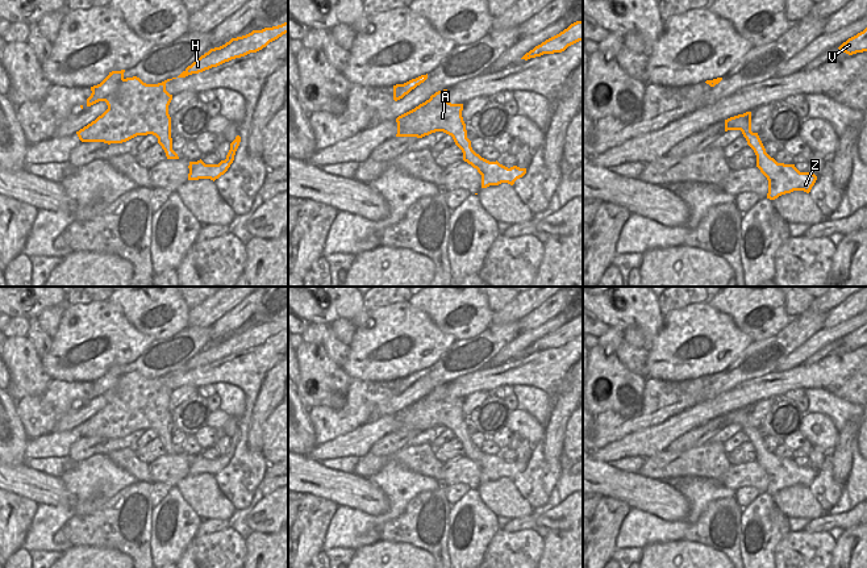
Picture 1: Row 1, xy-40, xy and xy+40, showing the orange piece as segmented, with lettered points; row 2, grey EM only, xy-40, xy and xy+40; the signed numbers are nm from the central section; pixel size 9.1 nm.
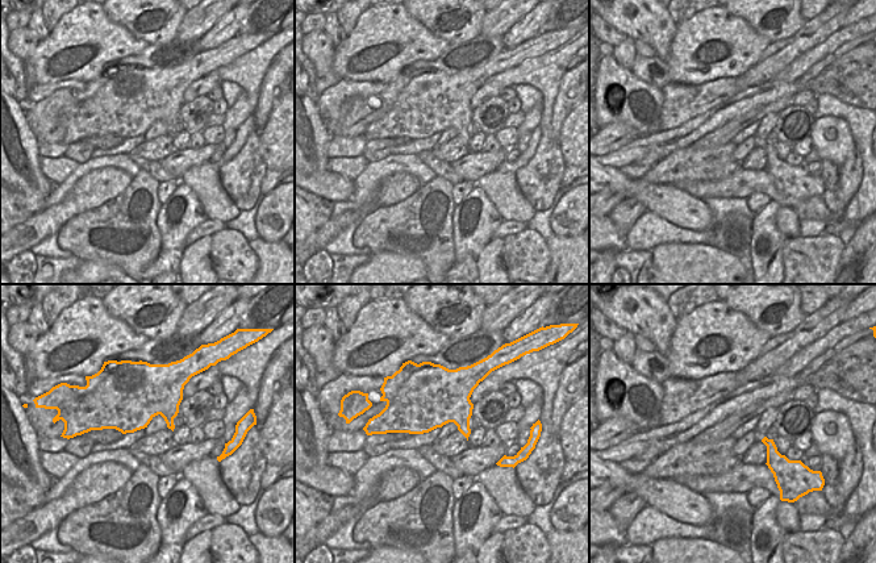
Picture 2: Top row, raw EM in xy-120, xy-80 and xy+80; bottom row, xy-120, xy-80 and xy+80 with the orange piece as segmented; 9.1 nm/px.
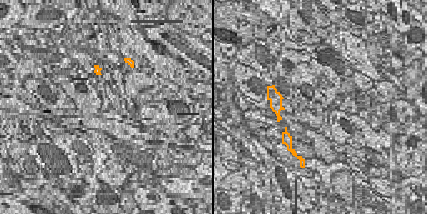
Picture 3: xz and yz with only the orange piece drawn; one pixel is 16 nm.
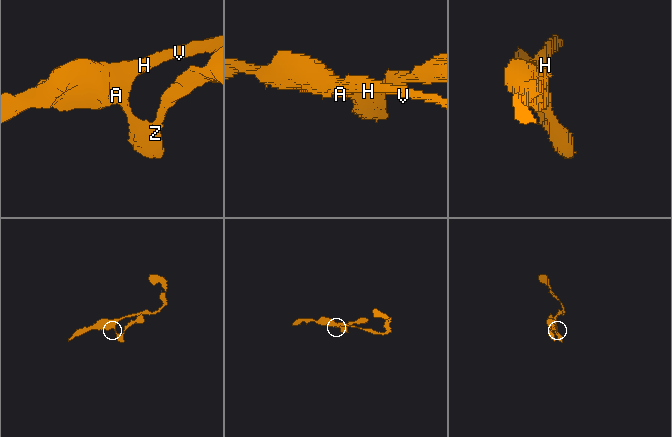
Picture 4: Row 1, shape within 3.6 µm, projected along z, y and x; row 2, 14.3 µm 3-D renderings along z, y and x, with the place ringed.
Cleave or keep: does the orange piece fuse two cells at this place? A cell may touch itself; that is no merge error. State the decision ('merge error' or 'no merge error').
no merge error

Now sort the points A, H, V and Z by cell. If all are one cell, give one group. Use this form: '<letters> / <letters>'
A H V Z

